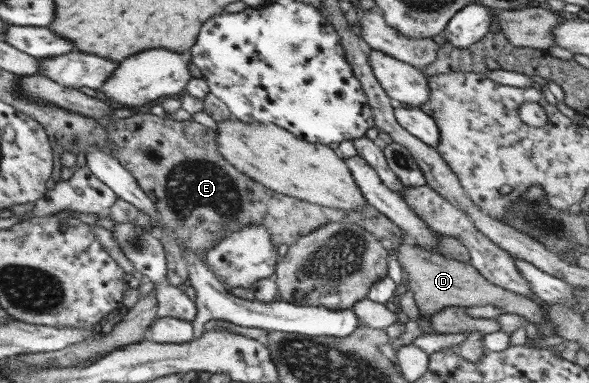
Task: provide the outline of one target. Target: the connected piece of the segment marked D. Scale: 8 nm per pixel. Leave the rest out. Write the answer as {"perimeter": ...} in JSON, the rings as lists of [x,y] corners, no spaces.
{"perimeter":[[[410,241],[401,243],[395,251],[401,270],[404,272],[404,280],[408,284],[408,289],[414,293],[415,302],[419,308],[419,318],[430,321],[433,314],[446,308],[446,306],[494,305],[502,308],[503,313],[519,314],[537,325],[548,322],[540,302],[495,286],[482,277],[470,262],[463,263],[448,259],[440,253],[429,251]]]}

